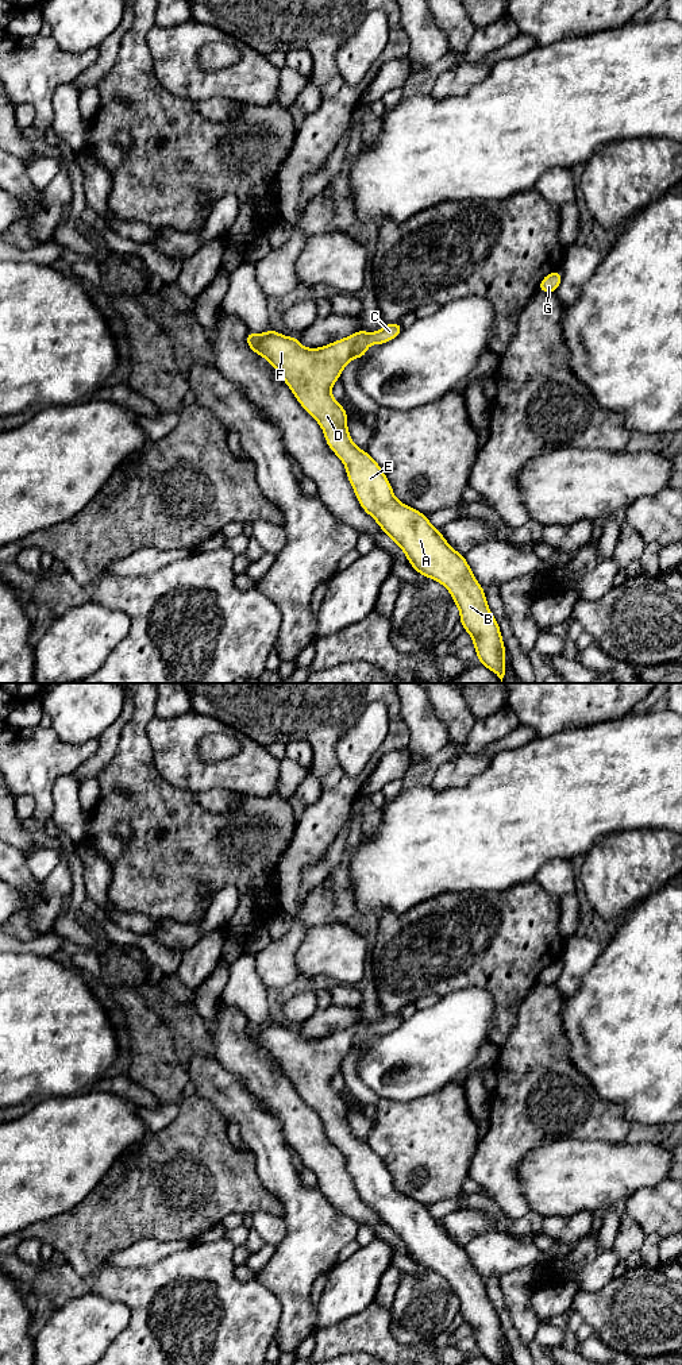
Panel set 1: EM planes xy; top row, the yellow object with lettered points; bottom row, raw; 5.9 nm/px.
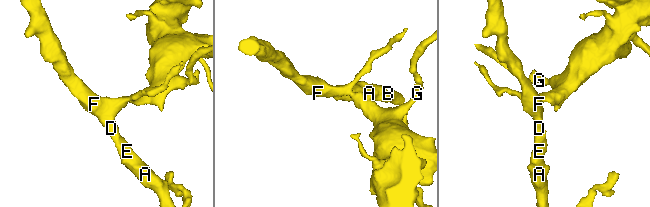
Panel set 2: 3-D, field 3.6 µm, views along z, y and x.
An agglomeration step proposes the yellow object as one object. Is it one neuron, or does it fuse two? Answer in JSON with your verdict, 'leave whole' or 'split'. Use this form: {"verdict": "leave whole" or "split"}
{"verdict": "leave whole"}

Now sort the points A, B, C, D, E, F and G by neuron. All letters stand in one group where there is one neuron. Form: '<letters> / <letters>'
A B C D E F G

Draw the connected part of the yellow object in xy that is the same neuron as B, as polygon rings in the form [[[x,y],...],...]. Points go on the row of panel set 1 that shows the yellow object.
[[[398,321],[385,323],[377,332],[359,329],[325,347],[305,348],[300,338],[289,338],[270,328],[263,335],[248,331],[246,343],[253,352],[270,362],[300,405],[321,427],[327,446],[346,467],[362,509],[402,550],[412,568],[450,591],[461,613],[459,622],[473,637],[477,660],[502,682],[505,644],[501,629],[465,555],[446,541],[424,513],[394,497],[381,466],[354,444],[347,428],[347,410],[331,393],[350,360],[363,359],[370,344],[382,346],[402,329]]]

